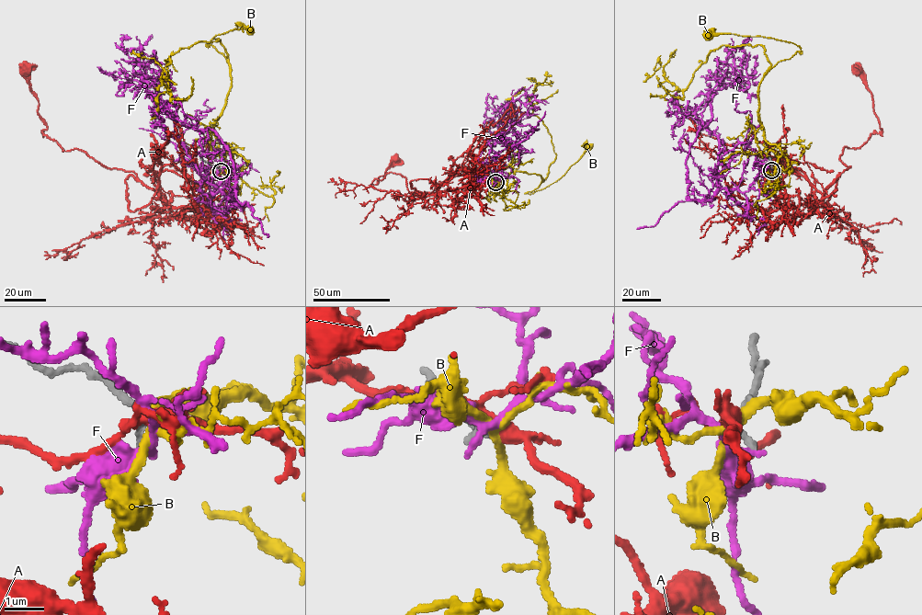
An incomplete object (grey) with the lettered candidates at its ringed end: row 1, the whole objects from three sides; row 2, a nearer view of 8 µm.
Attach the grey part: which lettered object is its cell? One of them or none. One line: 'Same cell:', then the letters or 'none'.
Same cell: none

